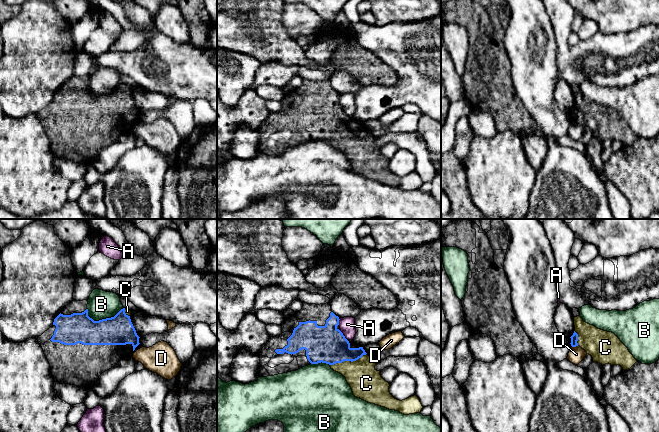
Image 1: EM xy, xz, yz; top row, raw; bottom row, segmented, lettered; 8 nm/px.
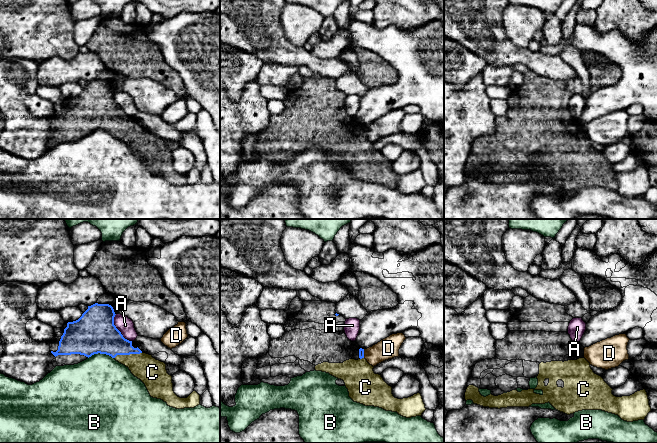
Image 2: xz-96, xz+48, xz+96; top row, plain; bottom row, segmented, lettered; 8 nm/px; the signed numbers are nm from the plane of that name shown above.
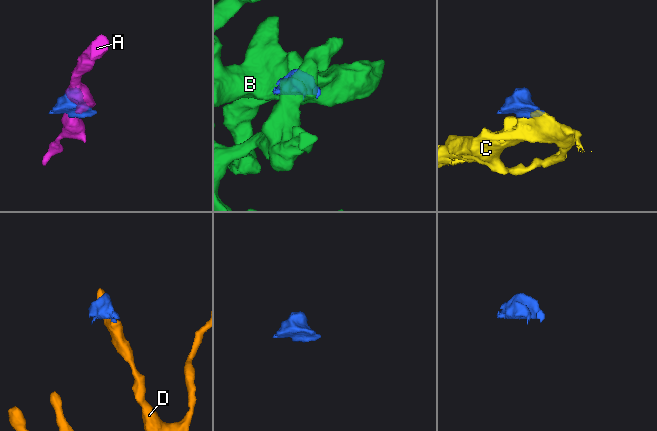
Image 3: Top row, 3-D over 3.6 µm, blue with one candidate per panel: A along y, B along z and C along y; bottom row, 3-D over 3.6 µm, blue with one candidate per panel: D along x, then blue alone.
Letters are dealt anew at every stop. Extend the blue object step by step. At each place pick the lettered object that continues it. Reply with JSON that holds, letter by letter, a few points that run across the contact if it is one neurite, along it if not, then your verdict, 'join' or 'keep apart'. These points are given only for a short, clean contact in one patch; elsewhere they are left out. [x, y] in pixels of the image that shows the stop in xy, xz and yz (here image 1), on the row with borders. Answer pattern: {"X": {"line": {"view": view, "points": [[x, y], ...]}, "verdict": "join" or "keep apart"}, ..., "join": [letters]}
{"A": {"verdict": "keep apart"}, "B": {"line": {"view": "xy", "points": [[123, 307], [113, 316], [98, 320], [93, 320], [87, 315]]}, "verdict": "keep apart"}, "C": {"line": {"view": "xz", "points": [[327, 344], [348, 360], [359, 371], [366, 383]]}, "verdict": "join"}, "D": {"line": {"view": "yz", "points": [[577, 345], [572, 347]]}, "verdict": "keep apart"}, "join": ["C"]}

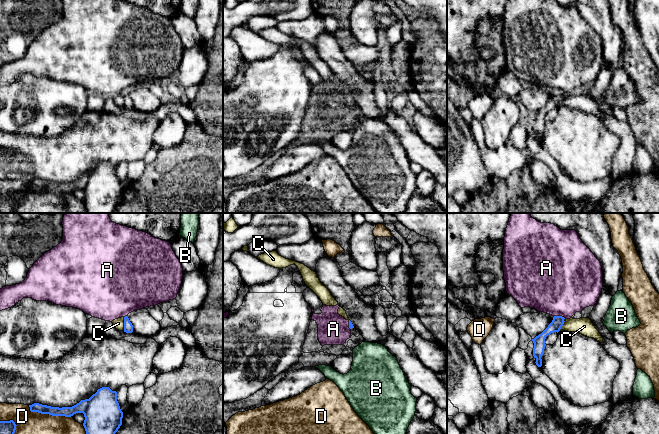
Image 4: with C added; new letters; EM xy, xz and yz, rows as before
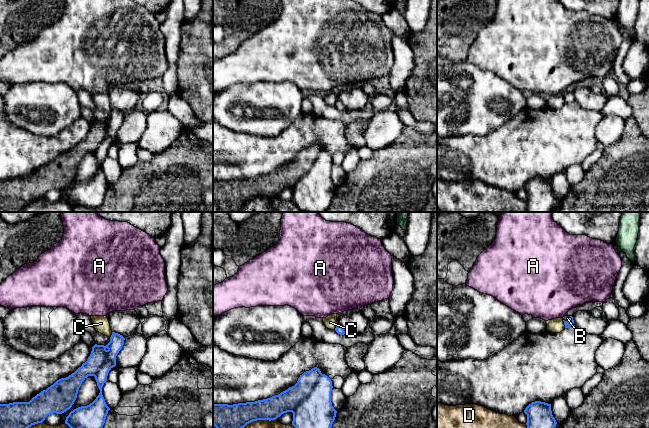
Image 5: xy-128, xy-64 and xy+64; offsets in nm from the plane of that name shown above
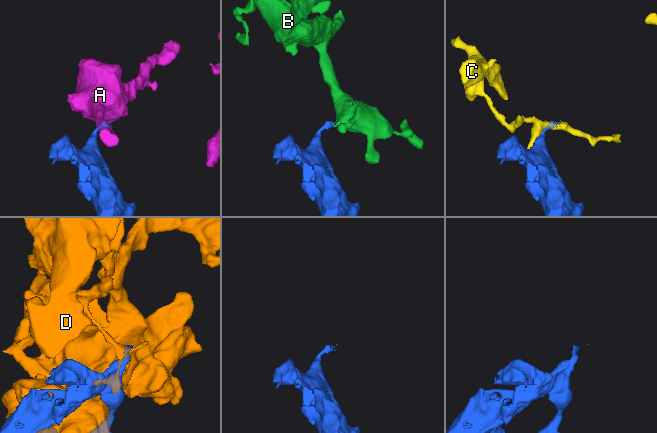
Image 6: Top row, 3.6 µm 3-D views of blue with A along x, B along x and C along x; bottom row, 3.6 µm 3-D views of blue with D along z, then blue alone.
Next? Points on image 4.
{"A": {"line": {"view": "yz", "points": [[554, 315], [560, 315], [564, 318]]}, "verdict": "keep apart"}, "B": {"verdict": "join"}, "C": {"verdict": "keep apart"}, "D": {"verdict": "keep apart"}, "join": ["B"]}

